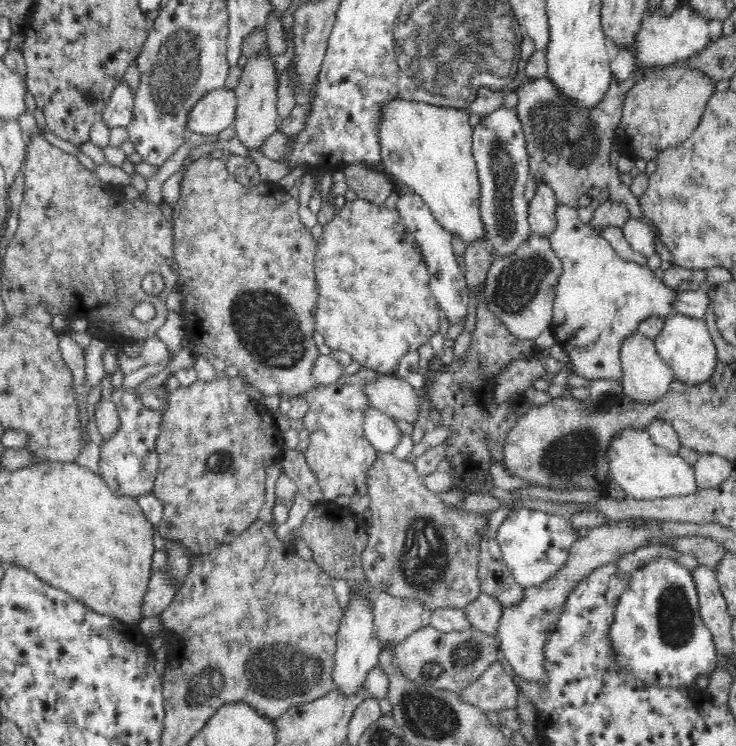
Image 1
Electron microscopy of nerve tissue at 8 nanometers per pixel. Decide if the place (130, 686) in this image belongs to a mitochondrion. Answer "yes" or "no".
no

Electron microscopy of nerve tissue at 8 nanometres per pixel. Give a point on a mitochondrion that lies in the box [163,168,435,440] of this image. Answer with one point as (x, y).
(268, 329)

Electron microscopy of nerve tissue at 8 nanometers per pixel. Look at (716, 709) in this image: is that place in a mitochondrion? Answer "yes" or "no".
no

